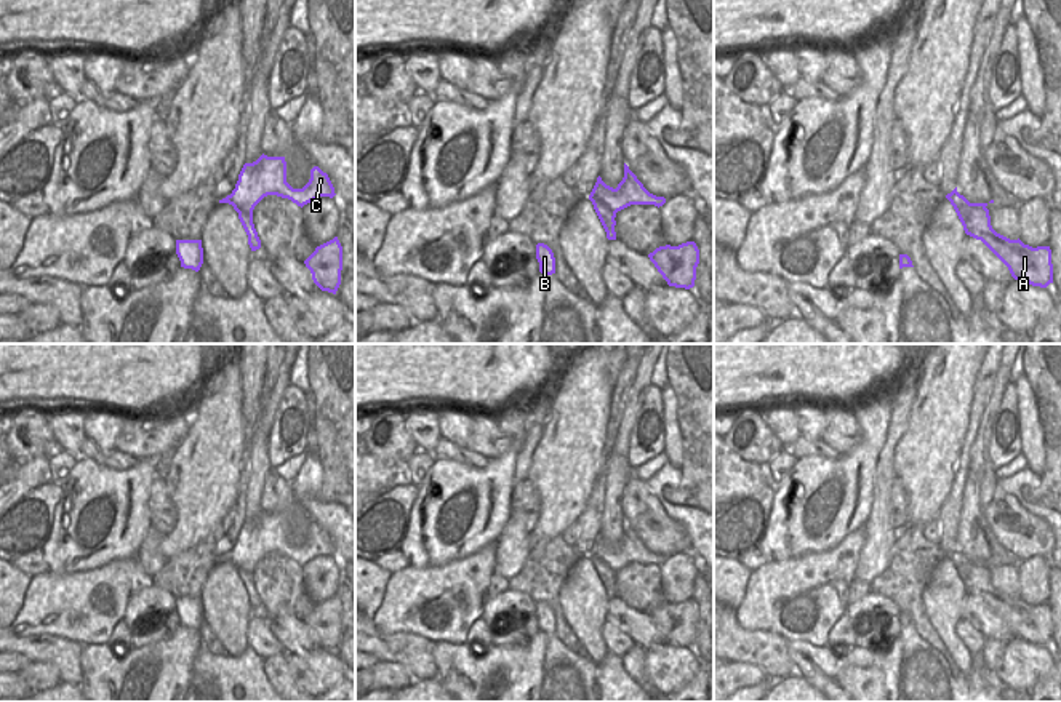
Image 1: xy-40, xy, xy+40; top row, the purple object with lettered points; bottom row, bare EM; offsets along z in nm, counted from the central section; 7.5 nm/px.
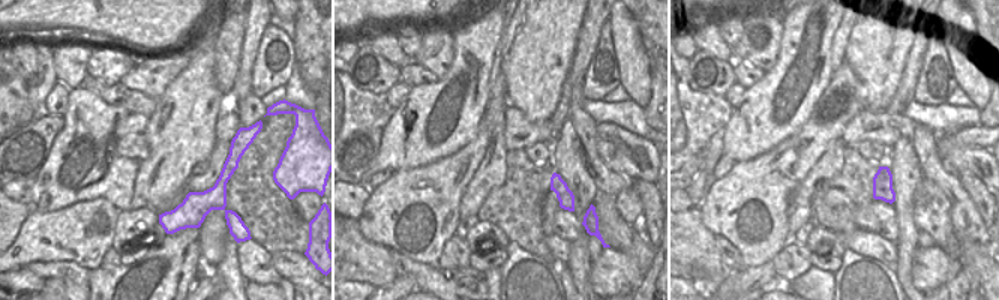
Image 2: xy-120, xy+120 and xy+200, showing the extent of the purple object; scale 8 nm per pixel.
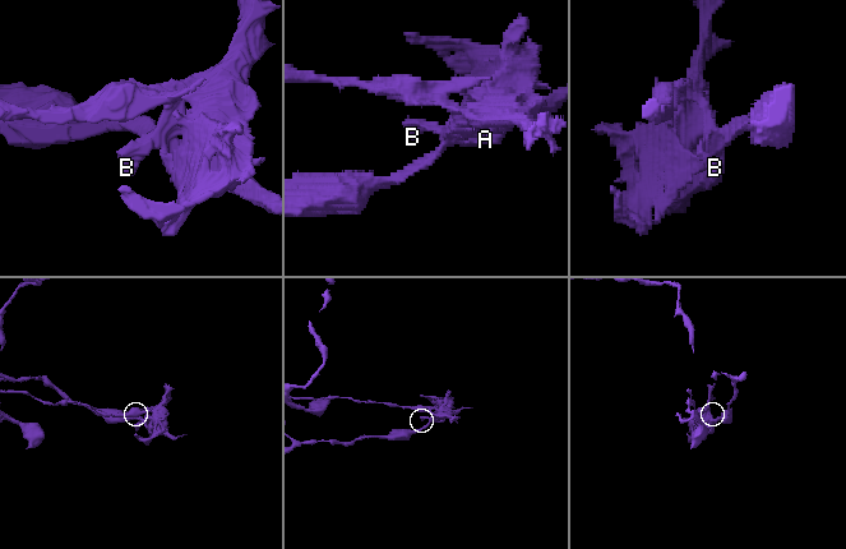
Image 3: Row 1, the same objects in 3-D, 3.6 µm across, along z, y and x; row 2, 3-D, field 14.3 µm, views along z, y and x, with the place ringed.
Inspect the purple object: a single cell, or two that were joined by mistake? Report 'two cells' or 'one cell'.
two cells

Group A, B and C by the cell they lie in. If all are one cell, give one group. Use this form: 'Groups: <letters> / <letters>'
Groups: A / B C

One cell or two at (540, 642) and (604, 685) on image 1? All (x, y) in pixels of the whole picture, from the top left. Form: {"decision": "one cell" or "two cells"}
{"decision": "two cells"}

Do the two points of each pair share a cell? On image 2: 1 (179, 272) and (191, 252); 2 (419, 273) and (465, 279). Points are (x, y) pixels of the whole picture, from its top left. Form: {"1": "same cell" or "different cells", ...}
{"1": "same cell", "2": "same cell"}

